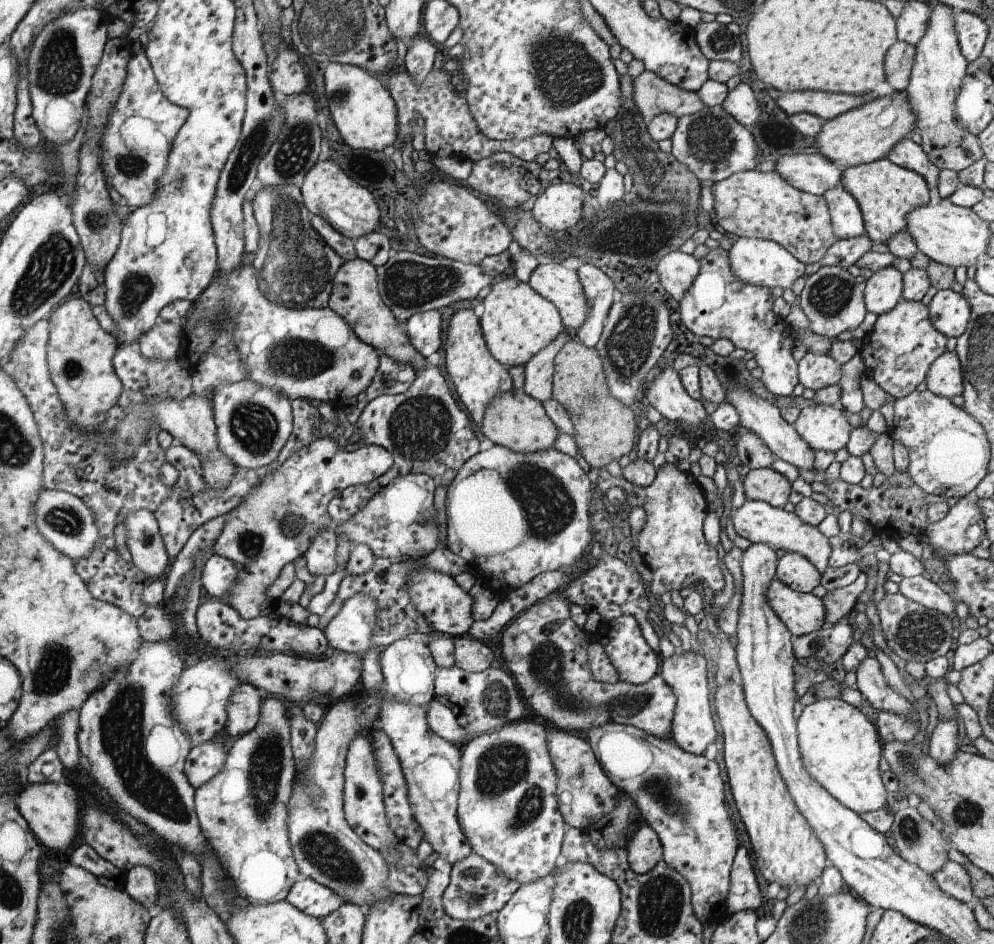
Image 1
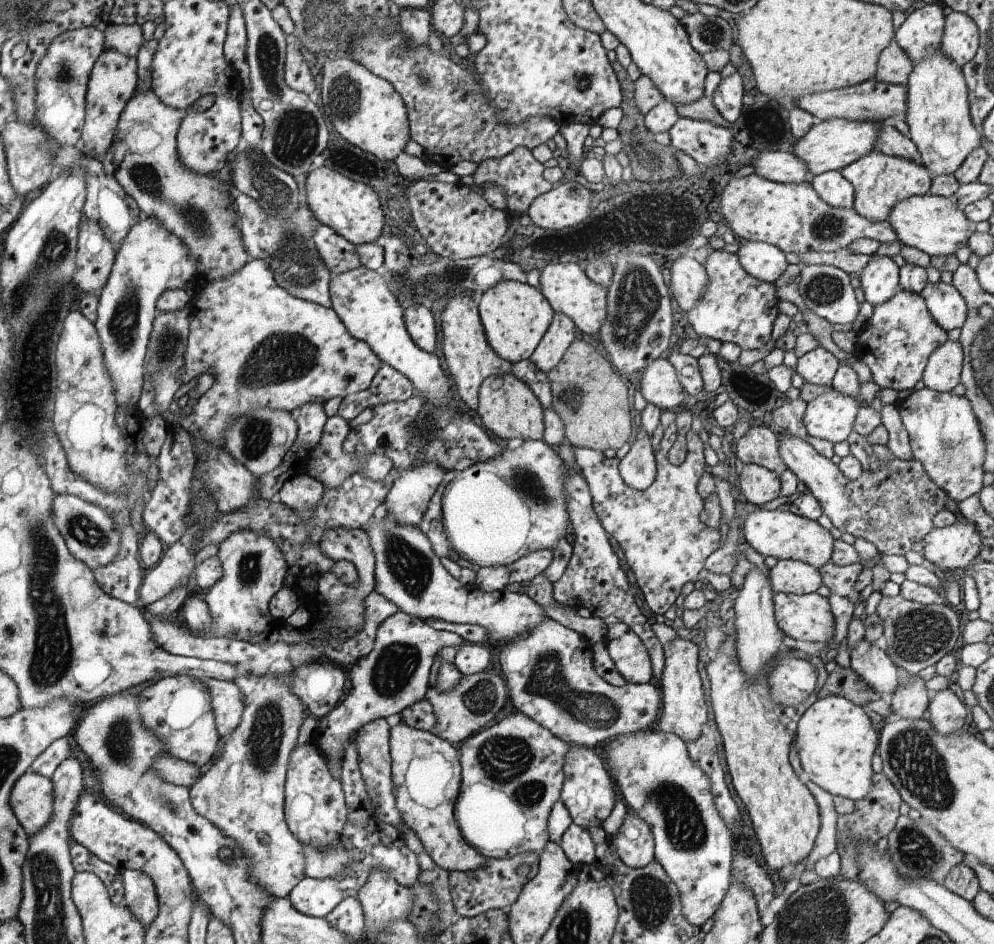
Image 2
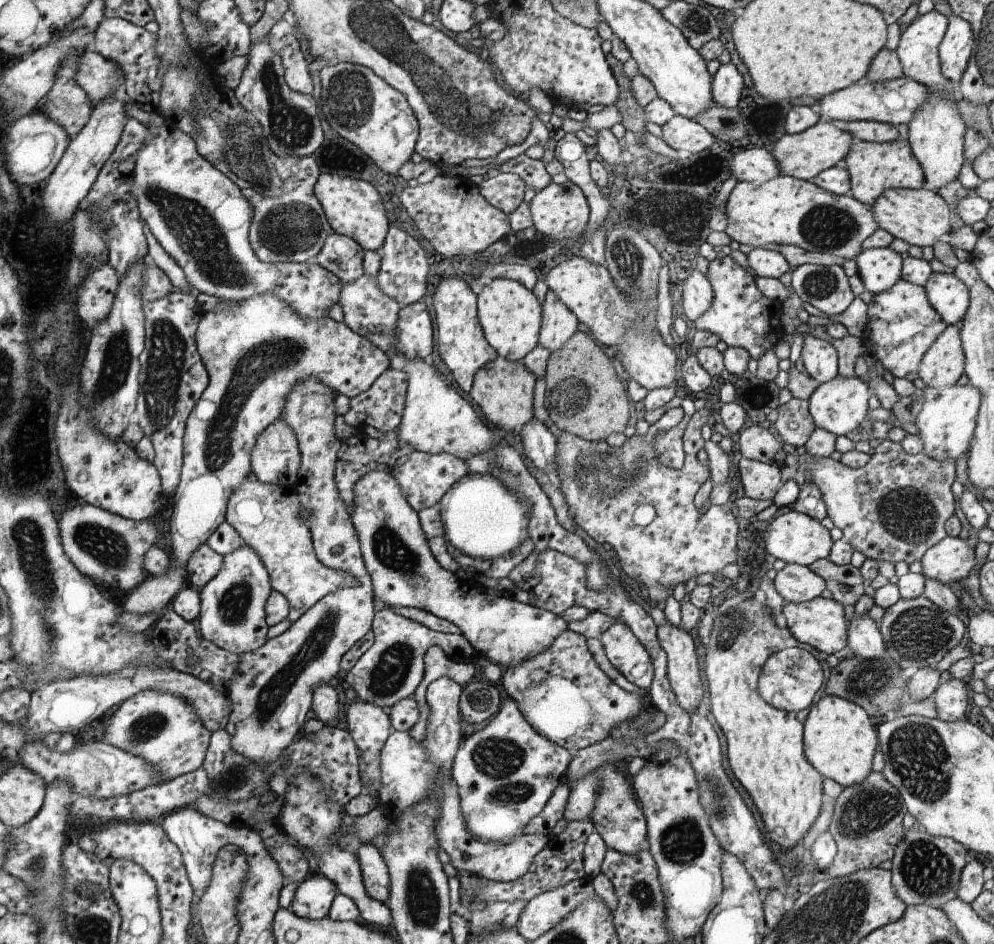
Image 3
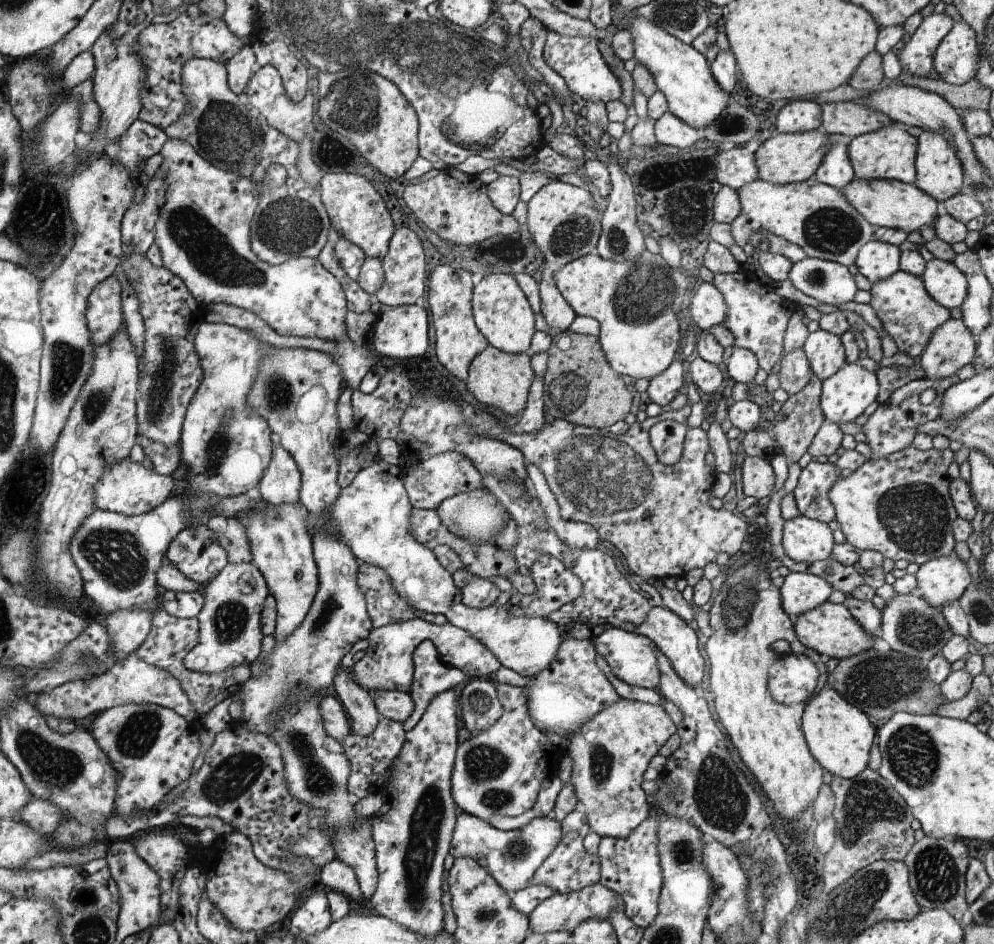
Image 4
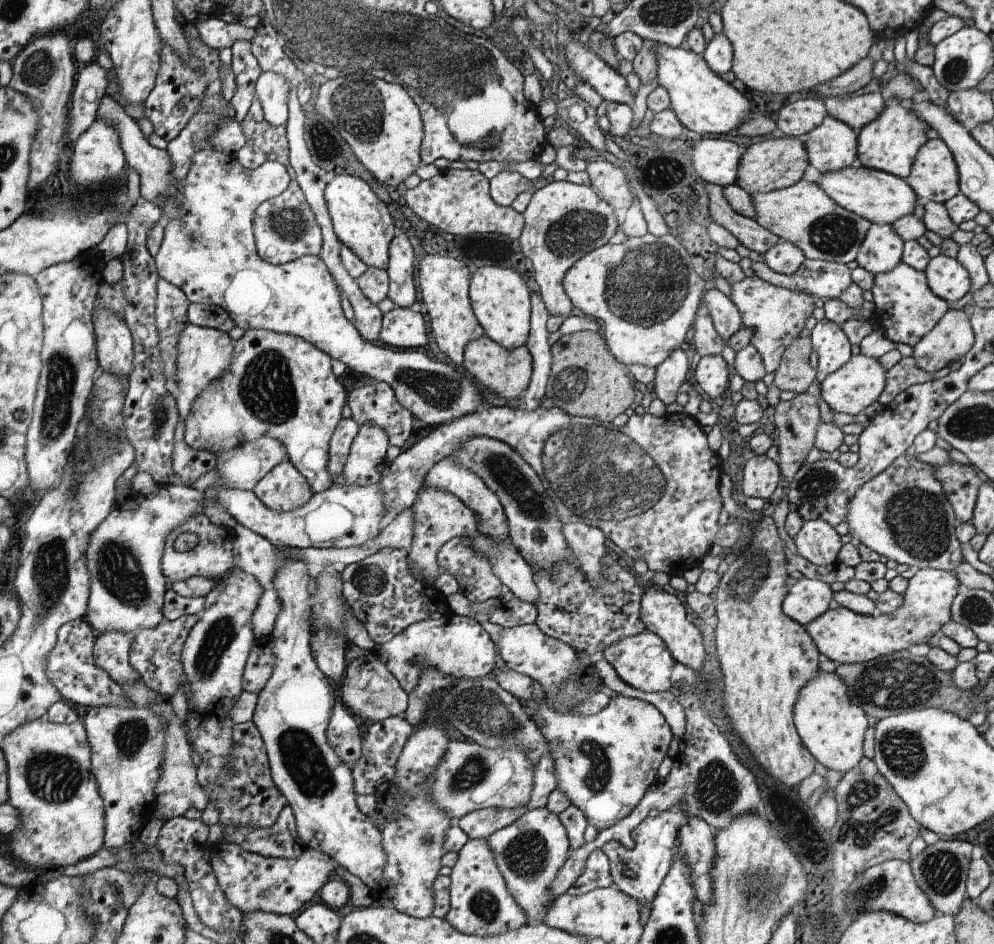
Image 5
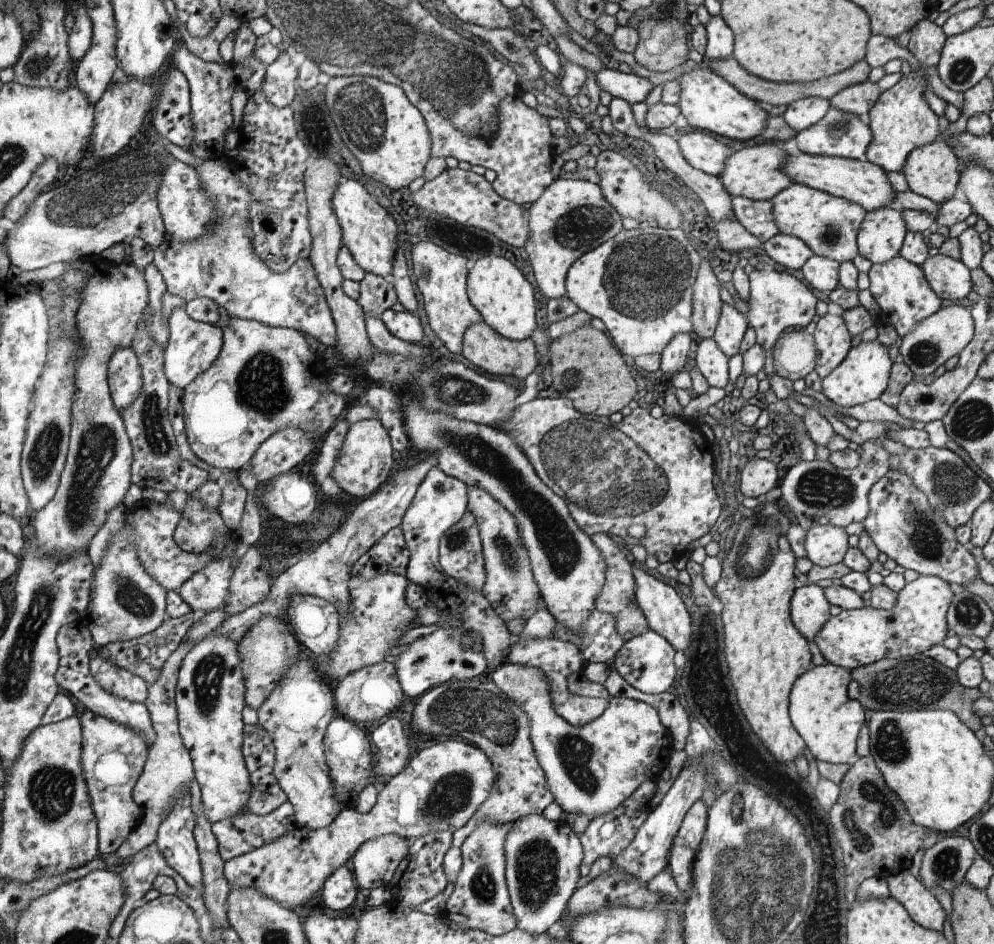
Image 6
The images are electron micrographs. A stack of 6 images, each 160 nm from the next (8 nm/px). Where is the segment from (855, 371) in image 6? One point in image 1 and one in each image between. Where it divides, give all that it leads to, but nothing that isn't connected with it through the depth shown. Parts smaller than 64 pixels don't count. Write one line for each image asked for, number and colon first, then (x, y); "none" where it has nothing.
1: (822, 427)
2: (830, 417)
3: (839, 406)
4: (845, 395)
5: (853, 387)

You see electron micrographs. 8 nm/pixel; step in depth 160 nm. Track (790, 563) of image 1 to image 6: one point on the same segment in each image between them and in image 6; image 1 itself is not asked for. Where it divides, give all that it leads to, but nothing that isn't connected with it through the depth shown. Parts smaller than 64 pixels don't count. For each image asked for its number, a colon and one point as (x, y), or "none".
2: (788, 576)
3: (795, 583)
4: (801, 592)
5: (808, 599)
6: (809, 608)

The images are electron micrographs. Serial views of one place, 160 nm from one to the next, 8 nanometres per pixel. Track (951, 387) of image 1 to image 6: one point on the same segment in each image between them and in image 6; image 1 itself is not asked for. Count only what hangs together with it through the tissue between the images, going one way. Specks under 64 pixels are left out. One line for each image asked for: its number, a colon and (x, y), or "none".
2: (943, 371)
3: (943, 364)
4: (952, 345)
5: (952, 337)
6: (925, 350)

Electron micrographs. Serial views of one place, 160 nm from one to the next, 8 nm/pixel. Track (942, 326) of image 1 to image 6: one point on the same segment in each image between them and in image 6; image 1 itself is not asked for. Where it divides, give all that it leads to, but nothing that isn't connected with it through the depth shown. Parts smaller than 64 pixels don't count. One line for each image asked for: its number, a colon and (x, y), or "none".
2: (945, 304)
3: (946, 294)
4: (946, 283)
5: (947, 278)
6: (949, 278)

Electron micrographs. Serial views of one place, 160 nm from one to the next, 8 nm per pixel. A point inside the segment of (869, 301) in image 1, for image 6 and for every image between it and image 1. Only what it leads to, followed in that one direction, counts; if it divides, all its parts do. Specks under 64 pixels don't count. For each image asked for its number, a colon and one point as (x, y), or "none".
2: (879, 280)
3: (880, 268)
4: (876, 260)
5: (882, 249)
6: (882, 234)

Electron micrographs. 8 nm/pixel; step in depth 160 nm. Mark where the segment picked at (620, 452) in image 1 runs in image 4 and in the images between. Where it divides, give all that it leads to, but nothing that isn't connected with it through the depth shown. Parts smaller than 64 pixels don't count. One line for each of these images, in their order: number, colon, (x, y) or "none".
2: (596, 413)
3: (583, 396)
4: (580, 386)

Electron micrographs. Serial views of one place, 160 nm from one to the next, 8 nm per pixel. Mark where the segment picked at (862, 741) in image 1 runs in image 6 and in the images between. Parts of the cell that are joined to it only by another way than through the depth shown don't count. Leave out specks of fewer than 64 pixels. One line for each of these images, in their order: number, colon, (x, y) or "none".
2: (835, 742)
3: (839, 740)
4: (839, 736)
5: (832, 728)
6: (820, 710)

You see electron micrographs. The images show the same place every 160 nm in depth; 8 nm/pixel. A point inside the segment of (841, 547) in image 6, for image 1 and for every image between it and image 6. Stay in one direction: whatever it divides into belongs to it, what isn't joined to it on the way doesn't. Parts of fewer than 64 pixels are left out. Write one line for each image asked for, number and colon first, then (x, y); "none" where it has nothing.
1: (756, 521)
2: (781, 534)
3: (792, 537)
4: (805, 540)
5: (818, 542)

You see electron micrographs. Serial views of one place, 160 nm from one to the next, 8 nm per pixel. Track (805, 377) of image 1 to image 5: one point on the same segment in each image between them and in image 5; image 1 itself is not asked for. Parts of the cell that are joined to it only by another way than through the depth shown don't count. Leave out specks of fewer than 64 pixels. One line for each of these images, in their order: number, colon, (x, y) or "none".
2: (819, 367)
3: (819, 359)
4: (824, 350)
5: (831, 344)

